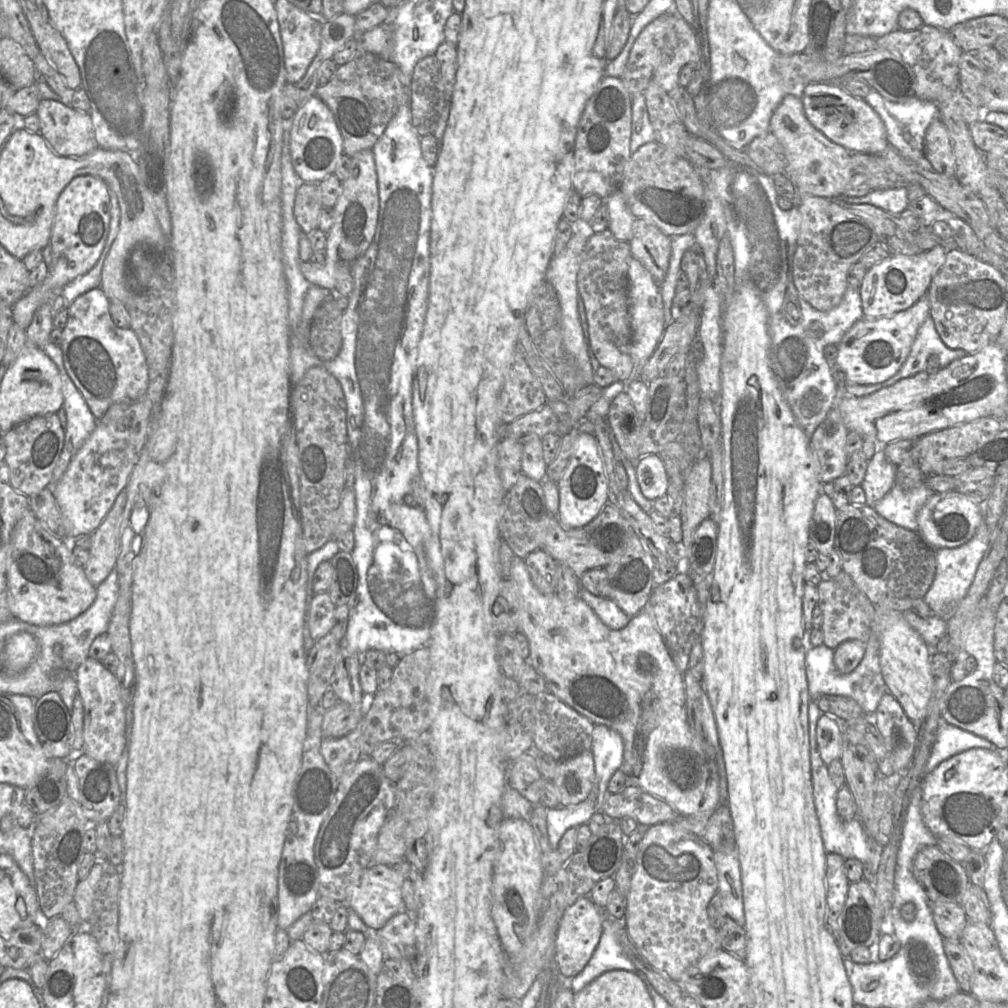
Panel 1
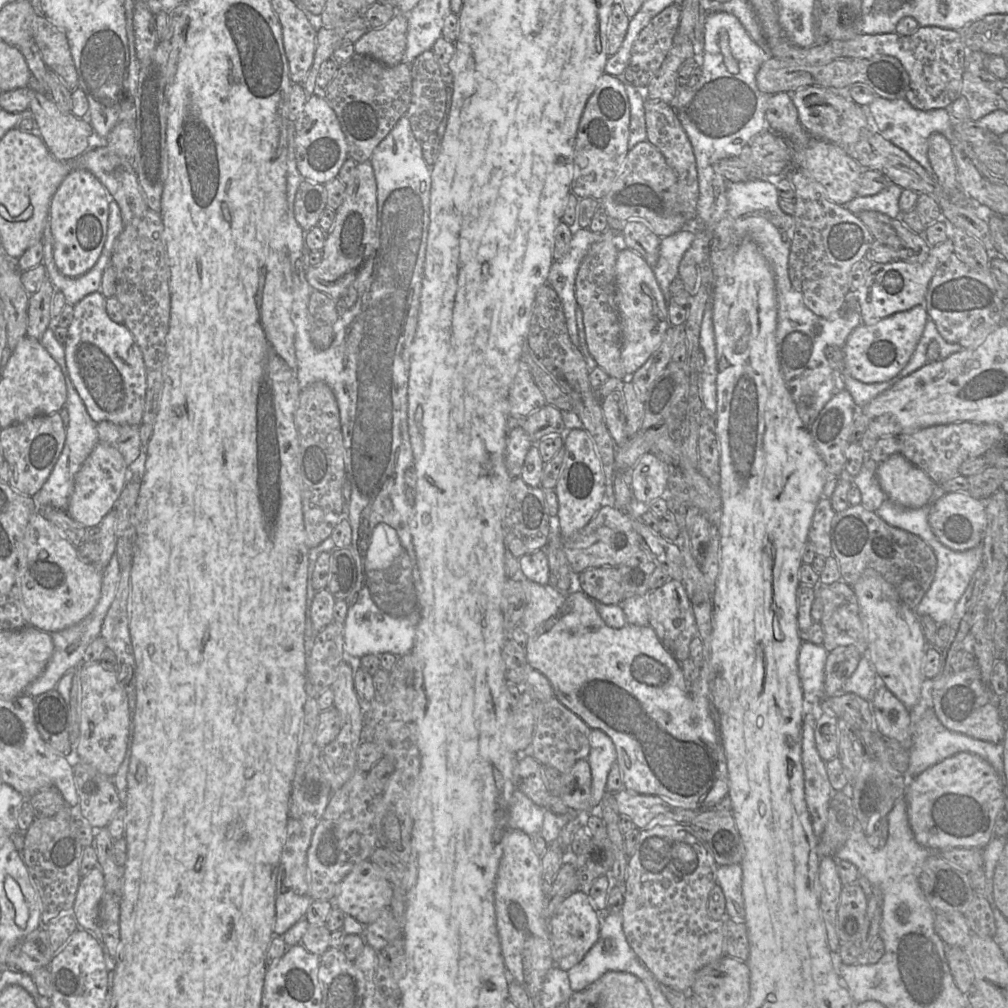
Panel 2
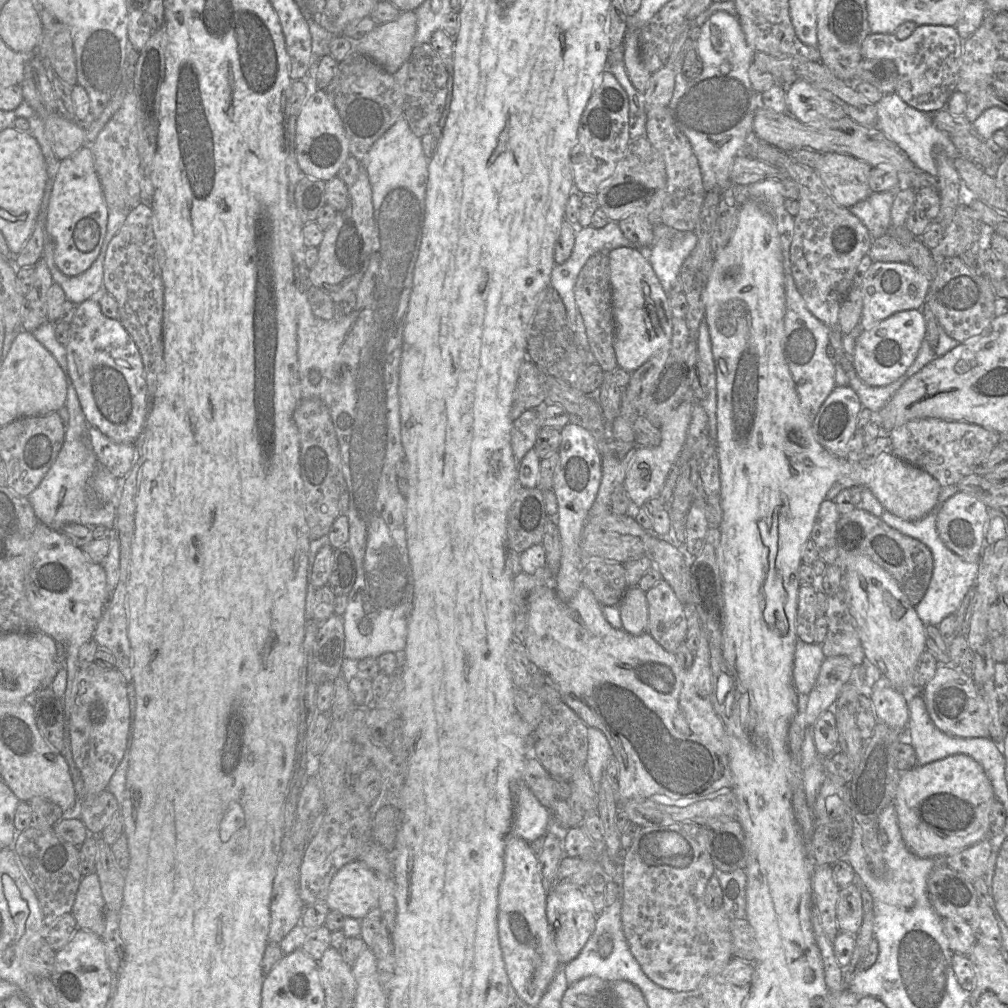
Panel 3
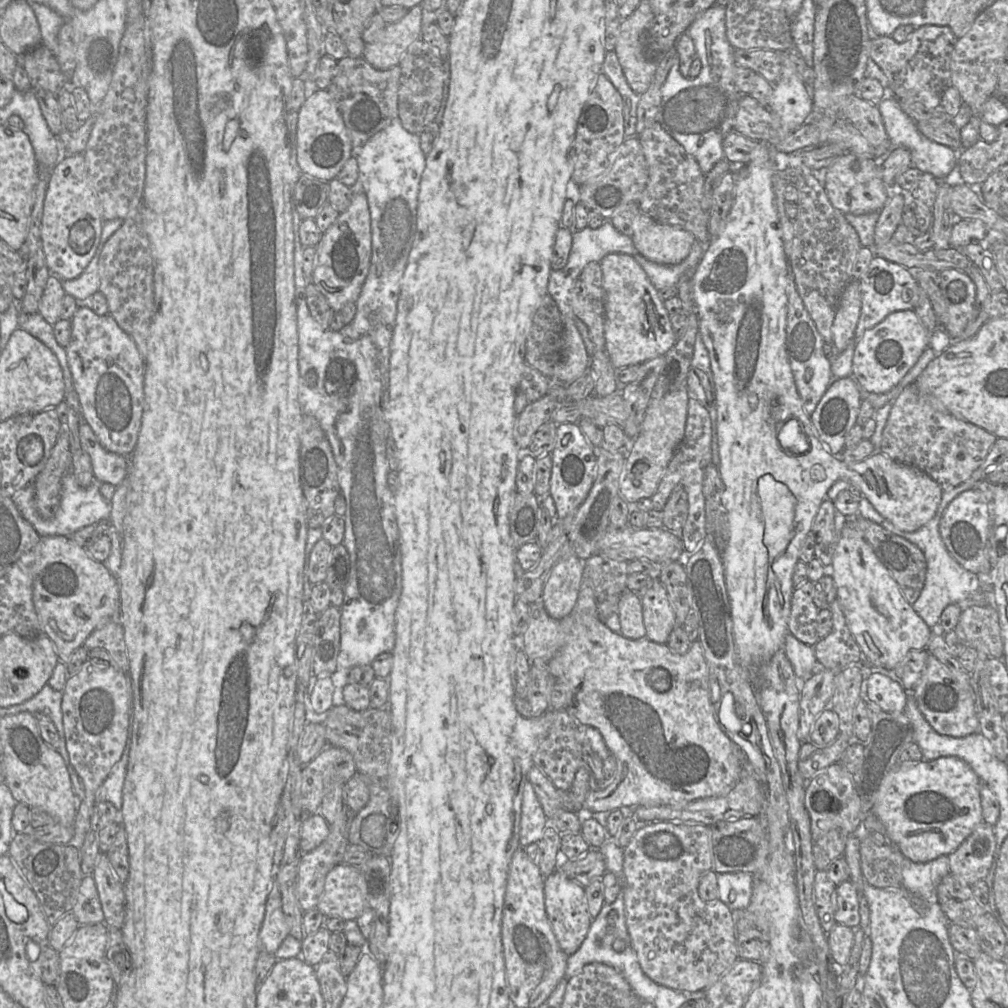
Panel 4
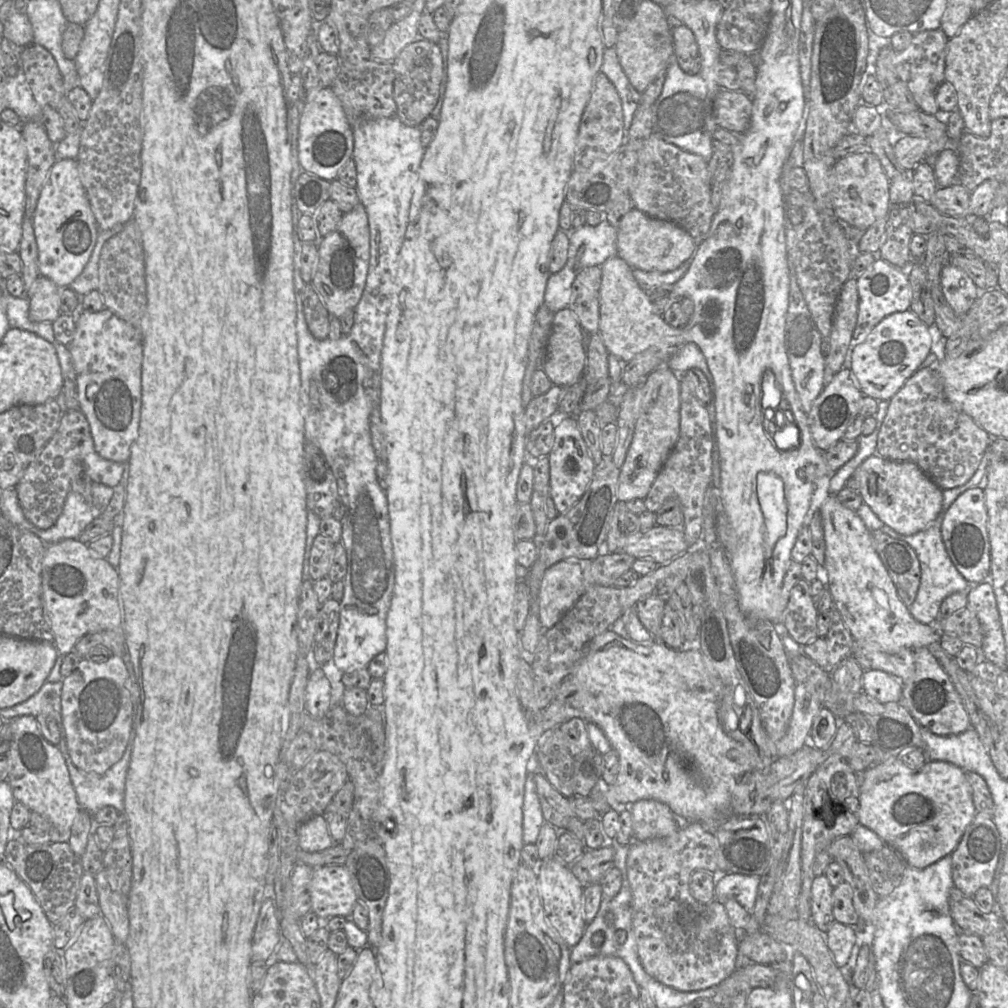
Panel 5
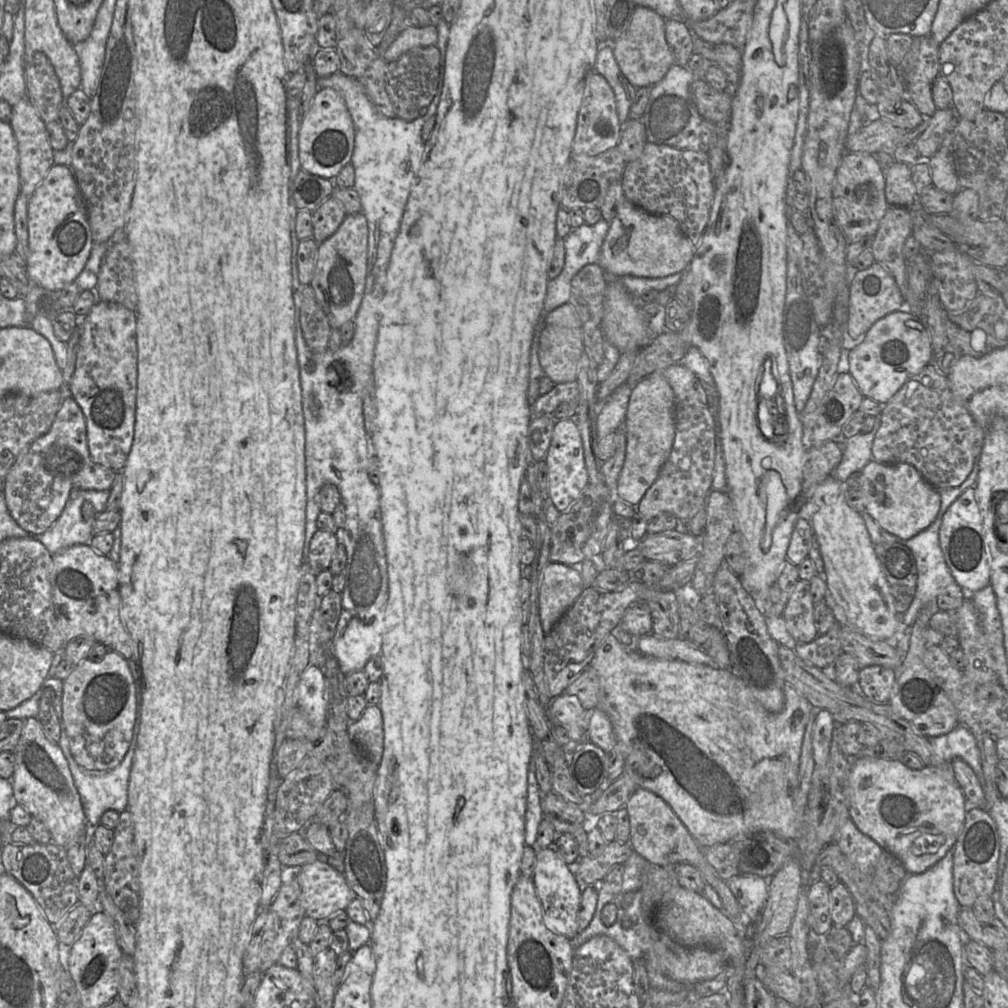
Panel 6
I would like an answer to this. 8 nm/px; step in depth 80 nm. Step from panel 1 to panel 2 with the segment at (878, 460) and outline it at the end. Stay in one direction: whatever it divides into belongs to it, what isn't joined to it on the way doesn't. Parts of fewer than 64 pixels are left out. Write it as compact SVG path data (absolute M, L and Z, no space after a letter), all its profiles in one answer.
M866 456L859 474L852 479L852 484L861 492L860 504L872 512L875 512L886 498L876 476L877 466L878 463Z

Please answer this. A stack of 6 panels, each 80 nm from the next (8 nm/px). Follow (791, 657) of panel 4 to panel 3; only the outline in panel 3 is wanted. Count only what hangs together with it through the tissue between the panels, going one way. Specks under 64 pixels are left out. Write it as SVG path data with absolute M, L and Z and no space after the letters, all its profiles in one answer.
M797 639L793 661L793 681L798 694L807 696L814 687L824 653L821 644Z

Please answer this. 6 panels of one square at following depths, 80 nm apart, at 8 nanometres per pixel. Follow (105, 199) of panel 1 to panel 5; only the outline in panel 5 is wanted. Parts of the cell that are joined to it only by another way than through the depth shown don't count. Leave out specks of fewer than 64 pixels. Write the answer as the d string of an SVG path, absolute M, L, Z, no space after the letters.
M56 159L41 189L31 221L40 276L48 278L61 289L69 288L87 264L99 234L76 159Z

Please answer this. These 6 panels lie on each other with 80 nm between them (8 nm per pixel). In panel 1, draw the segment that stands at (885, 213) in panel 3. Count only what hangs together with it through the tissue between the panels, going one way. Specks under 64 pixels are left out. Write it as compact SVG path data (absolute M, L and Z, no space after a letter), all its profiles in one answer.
M905 186L886 190L872 190L863 197L843 197L843 200L850 204L872 205L894 216L898 216L906 210L909 204Z

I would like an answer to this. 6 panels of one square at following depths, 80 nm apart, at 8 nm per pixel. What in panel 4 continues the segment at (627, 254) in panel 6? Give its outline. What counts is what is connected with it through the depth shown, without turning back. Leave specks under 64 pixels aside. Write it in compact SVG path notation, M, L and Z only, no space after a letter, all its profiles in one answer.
M642 212L634 218L632 227L631 239L638 254L657 264L682 262L696 242L689 231L660 223Z

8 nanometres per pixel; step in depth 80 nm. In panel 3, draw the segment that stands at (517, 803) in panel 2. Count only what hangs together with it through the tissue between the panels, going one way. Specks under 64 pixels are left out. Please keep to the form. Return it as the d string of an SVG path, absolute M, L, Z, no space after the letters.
M526 785L519 787L519 800L515 806L514 834L527 841L543 838L552 818Z

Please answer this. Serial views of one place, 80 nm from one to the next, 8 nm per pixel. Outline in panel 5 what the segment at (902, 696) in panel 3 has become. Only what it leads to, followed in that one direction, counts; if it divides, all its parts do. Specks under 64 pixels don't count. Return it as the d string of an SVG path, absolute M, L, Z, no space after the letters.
M882 670L863 672L863 692L881 703L897 702L902 699L902 680Z

